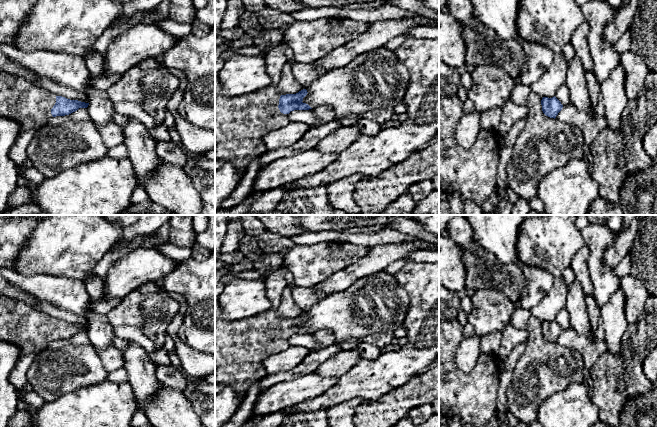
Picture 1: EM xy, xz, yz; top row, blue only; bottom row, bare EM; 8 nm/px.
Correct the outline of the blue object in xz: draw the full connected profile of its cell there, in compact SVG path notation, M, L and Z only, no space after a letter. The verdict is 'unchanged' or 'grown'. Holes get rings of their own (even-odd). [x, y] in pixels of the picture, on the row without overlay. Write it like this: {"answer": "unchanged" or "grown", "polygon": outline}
{"answer": "grown", "polygon": "M270 309L250 318L215 320L215 395L230 386L243 401L251 385L267 376L262 365L264 358L287 350L291 346L288 341L291 335L312 333L302 326L307 317L303 313L296 318L281 319L277 309Z"}

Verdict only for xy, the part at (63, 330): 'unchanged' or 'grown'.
grown

